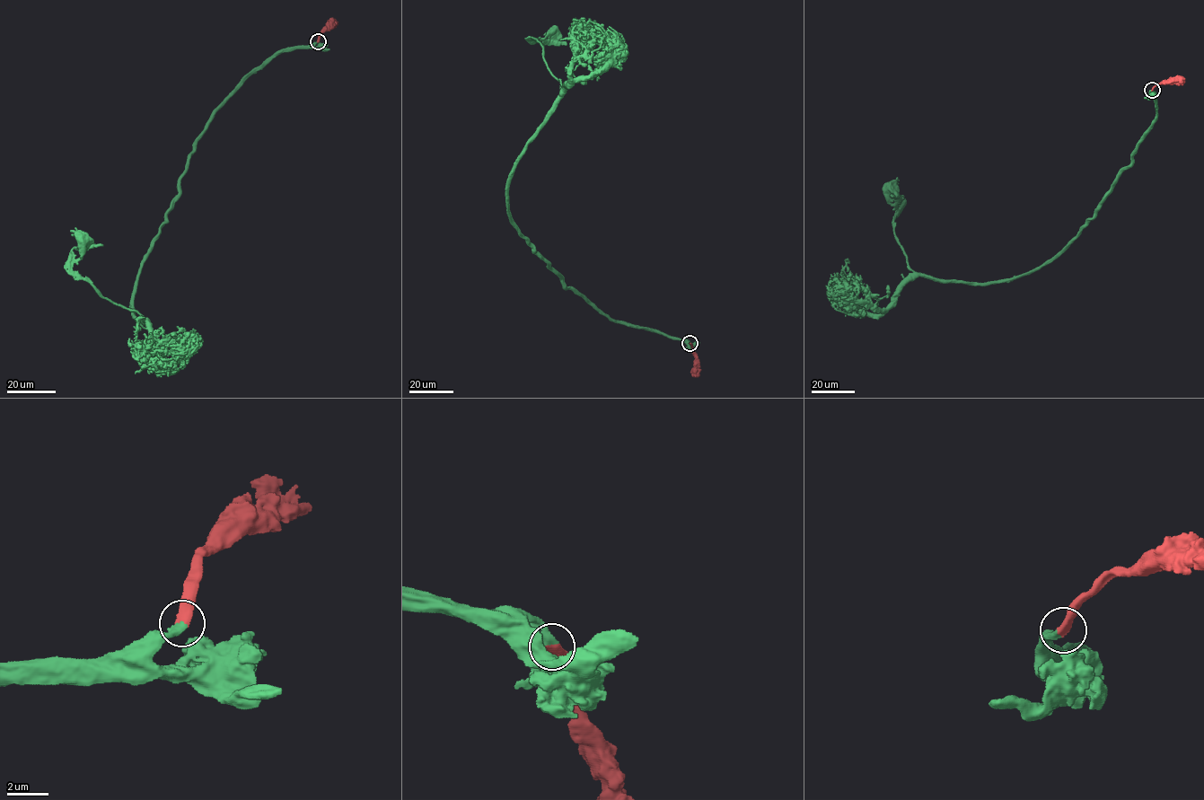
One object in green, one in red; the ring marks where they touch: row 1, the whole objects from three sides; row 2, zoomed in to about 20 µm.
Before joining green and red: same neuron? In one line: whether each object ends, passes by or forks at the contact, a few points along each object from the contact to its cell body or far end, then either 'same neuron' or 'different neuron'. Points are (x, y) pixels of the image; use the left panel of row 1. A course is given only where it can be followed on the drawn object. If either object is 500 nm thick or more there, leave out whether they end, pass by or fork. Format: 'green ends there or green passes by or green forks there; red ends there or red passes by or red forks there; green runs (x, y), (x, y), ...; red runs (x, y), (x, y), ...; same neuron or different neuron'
green runs (318, 41), (275, 54), (198, 138), (133, 289), (131, 312), (144, 324), (72, 270), (81, 239); red runs (318, 41), (320, 33), (331, 26), (333, 19); same neuron

